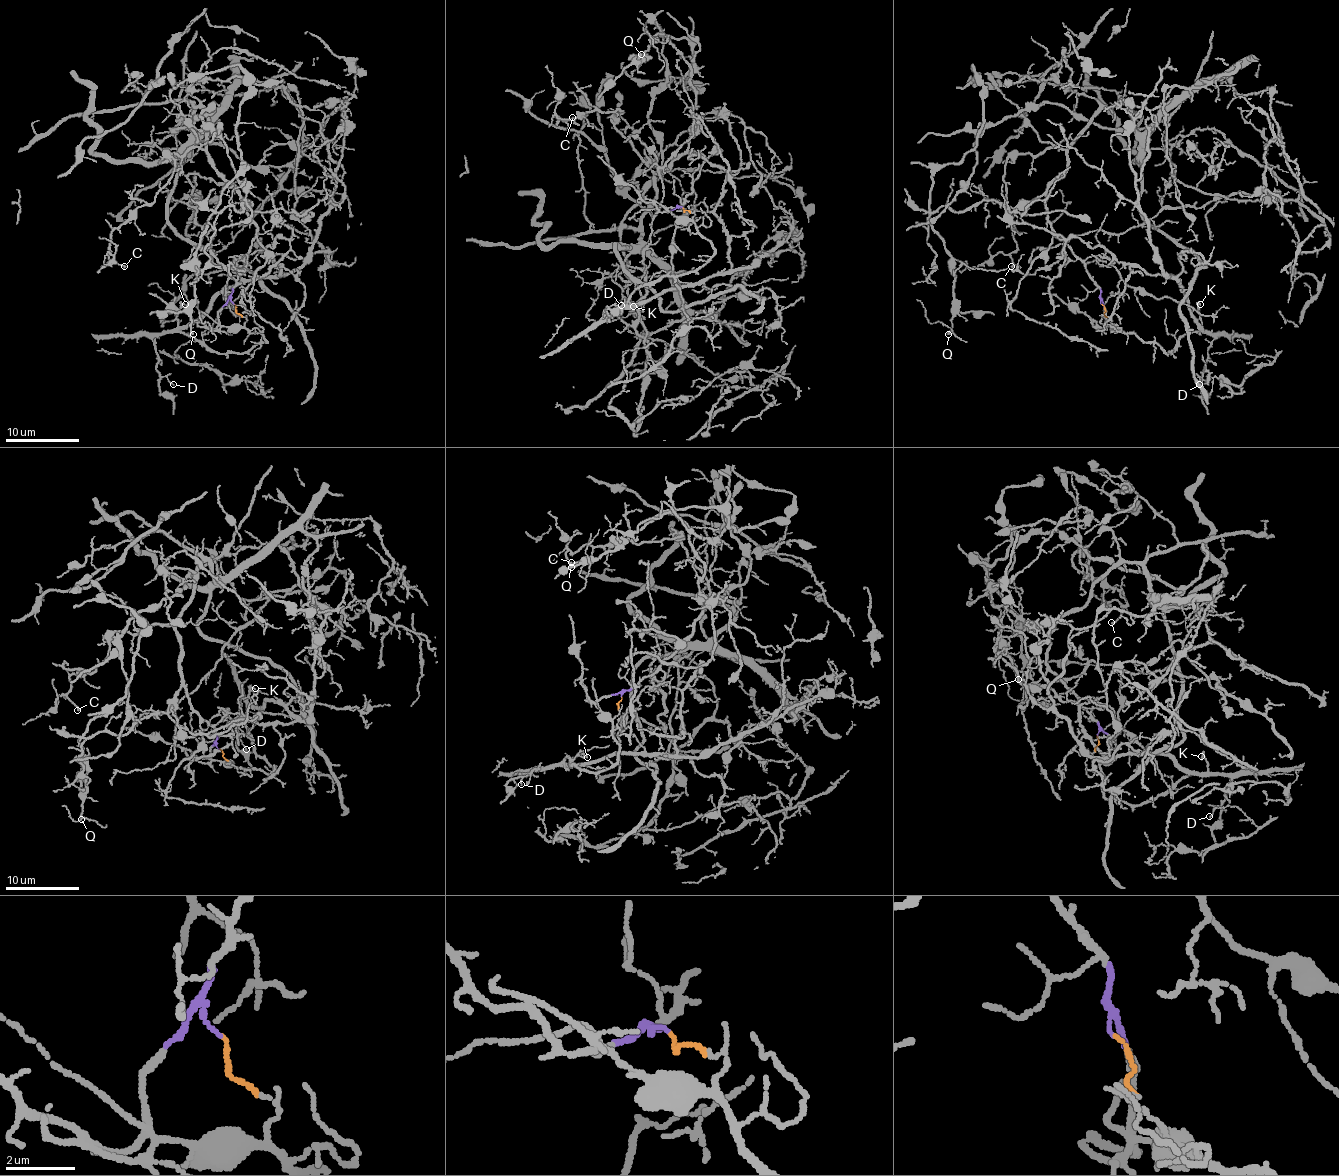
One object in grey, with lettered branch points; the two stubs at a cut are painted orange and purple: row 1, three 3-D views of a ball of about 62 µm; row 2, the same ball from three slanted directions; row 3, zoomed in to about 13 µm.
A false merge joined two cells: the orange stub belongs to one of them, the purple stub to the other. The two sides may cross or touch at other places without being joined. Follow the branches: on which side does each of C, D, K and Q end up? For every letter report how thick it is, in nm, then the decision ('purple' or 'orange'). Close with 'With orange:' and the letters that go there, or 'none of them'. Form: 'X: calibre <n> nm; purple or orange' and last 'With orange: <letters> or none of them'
C: calibre 140 nm; purple
D: calibre 100 nm; orange
K: calibre 130 nm; orange
Q: calibre 190 nm; purple
With orange: D, K

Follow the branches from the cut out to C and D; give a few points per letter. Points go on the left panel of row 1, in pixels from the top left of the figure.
C: (234, 304), (256, 228), (203, 148), (166, 154), (173, 176), (112, 231), (108, 257), (125, 267)
D: (234, 304), (247, 329), (265, 342), (241, 353), (216, 353), (184, 333), (158, 333), (156, 370), (173, 385)

